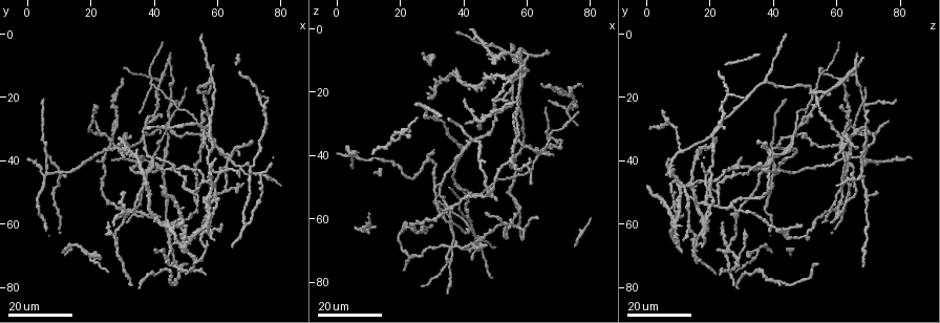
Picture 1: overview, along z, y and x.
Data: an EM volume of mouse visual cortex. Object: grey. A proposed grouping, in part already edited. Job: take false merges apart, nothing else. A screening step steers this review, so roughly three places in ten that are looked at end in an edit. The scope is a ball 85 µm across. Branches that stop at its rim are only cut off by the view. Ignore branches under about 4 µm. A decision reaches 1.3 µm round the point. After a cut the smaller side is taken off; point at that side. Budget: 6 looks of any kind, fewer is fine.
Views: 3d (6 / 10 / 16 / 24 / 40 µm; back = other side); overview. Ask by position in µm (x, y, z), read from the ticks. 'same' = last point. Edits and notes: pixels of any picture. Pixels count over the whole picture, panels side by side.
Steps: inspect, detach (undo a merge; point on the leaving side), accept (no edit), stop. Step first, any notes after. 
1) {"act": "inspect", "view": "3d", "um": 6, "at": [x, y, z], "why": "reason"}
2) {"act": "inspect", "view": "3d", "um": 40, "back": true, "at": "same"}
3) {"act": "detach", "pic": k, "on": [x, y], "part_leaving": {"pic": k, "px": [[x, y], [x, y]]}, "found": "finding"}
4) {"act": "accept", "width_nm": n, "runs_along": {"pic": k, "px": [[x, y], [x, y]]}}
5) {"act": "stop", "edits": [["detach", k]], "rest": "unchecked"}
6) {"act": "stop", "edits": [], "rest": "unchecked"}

{"act": "inspect", "view": "3d", "um": 16, "at": [64.0, 40.0, 39.0], "why": "looks like a crossing"}

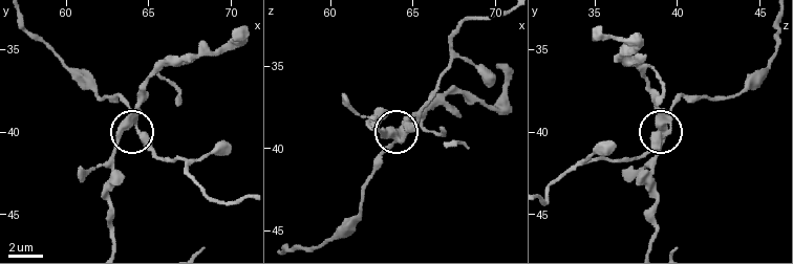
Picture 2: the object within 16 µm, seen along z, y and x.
{"act": "inspect", "view": "3d", "um": 6, "at": [64.1, 39.2, 39.5]}

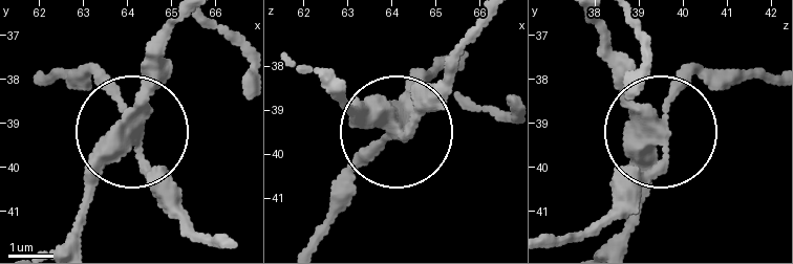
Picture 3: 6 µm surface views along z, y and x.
{"act": "detach", "pic": 3, "on": [170, 178], "arms": 4, "part_leaving": {"pic": 3, "px": [[134, 127], [98, 78], [52, 73]]}, "found": "two neurons meet here"}

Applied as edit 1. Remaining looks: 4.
{"act": "inspect", "view": "overview"}

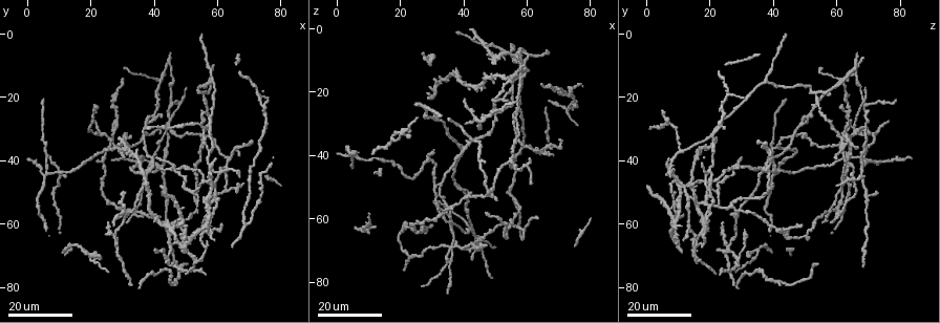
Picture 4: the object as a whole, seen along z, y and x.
{"act": "inspect", "view": "3d", "um": 16, "at": [43.5, 71.0, 29.5], "why": "arms part here"}

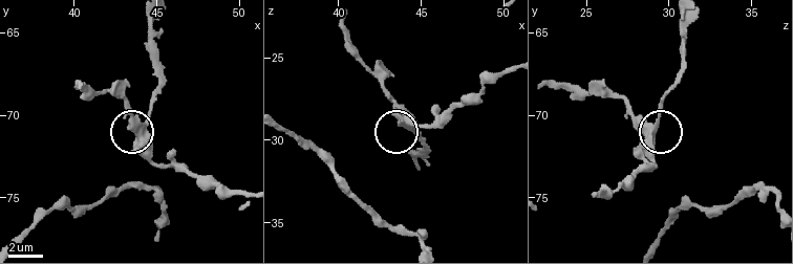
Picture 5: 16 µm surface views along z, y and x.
{"act": "inspect", "view": "3d", "um": 6, "at": [44.0, 70.5, 29.0]}

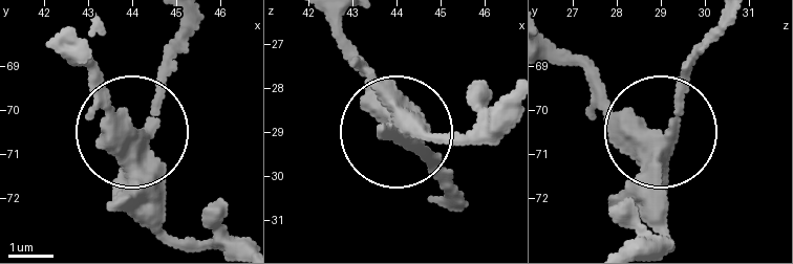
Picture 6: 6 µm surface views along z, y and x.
{"act": "detach", "pic": 6, "on": [158, 102], "arms": 3, "found": "a second neuron is stuck on"}

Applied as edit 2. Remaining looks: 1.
{"act": "stop", "edits": [["detach", 3], ["detach", 6]], "rest": "unchecked"}

